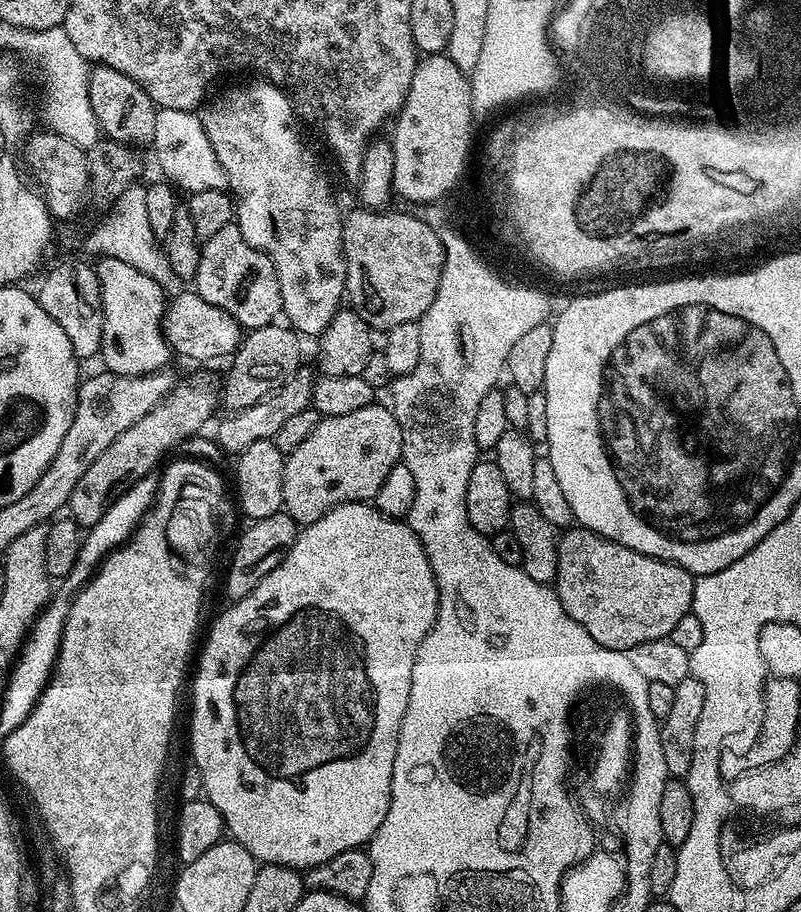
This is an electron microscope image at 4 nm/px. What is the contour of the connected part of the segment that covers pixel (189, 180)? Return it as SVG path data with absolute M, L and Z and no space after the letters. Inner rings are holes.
M159 109L154 122L151 147L156 148L156 160L165 172L163 175L179 189L185 188L185 193L228 188L228 179L218 162L218 154L214 154L214 146L210 146L210 138L206 138L204 124L195 111Z

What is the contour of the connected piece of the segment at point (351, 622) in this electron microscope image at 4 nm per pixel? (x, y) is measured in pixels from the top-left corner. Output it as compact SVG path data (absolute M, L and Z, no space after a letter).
M357 502L357 503L355 503L355 504L340 504L340 505L339 505L339 506L338 506L338 507L336 507L336 508L331 508L331 509L330 509L330 510L329 510L329 511L328 511L328 512L327 512L327 514L326 514L326 515L325 515L325 516L323 516L323 517L322 517L322 518L318 518L318 519L317 519L317 520L316 520L316 521L314 521L314 523L312 523L312 524L306 524L306 525L303 525L303 527L301 527L301 528L300 528L300 529L299 529L299 531L297 531L297 534L296 534L296 540L295 540L295 541L294 541L294 542L293 542L293 543L292 543L292 545L291 545L291 546L290 546L290 550L289 550L289 551L288 551L288 553L287 553L287 554L286 554L286 555L285 555L285 556L284 556L284 557L283 557L283 558L282 558L282 562L281 562L281 563L280 563L280 564L279 564L279 565L278 565L278 566L274 566L274 570L270 570L270 574L266 574L266 578L262 578L262 582L258 582L258 586L254 586L254 590L250 590L250 594L246 594L246 598L242 598L242 599L241 599L241 600L237 600L237 601L235 601L235 602L232 602L232 603L229 603L229 604L228 604L228 605L227 605L227 606L228 606L228 607L229 607L229 608L228 608L228 609L226 609L226 610L225 610L225 612L224 612L224 613L222 613L222 614L221 614L221 616L220 616L220 617L218 617L218 618L217 618L217 620L216 620L216 621L214 621L214 622L213 622L213 624L212 624L212 629L210 629L210 630L209 630L209 632L208 632L208 641L206 641L206 642L205 642L205 644L204 644L204 649L202 649L202 650L201 650L201 652L200 652L200 665L198 665L198 666L197 666L197 668L196 668L196 681L194 681L194 682L193 682L193 684L192 684L192 760L191 760L191 763L192 763L192 764L193 764L193 765L194 765L194 767L195 767L195 768L197 768L197 769L198 769L198 771L200 771L200 773L201 773L201 774L202 774L202 782L203 782L203 783L204 783L204 790L203 790L203 795L204 795L204 796L205 796L205 797L206 797L206 799L208 799L208 801L210 801L210 802L211 802L211 803L212 803L212 804L213 804L213 805L214 805L214 806L215 806L215 808L216 808L216 809L218 809L218 811L219 811L219 812L220 812L220 813L221 813L221 814L222 814L222 818L223 818L223 819L224 819L224 826L225 826L225 829L227 829L227 831L228 831L228 832L229 832L229 833L230 833L230 836L231 836L231 839L233 839L233 840L235 840L235 841L236 841L236 843L237 843L237 844L241 844L241 846L242 846L242 847L244 847L244 848L245 848L245 849L246 849L246 850L250 850L250 854L251 854L251 855L252 855L252 856L253 856L253 858L254 858L254 859L256 859L256 860L257 860L257 862L259 862L259 863L260 863L260 864L261 864L261 865L266 865L266 864L281 864L281 865L282 865L282 866L286 866L286 867L287 867L287 868L294 868L294 869L297 869L297 870L307 870L307 869L310 869L310 868L313 868L313 867L314 867L314 866L318 866L318 865L319 865L319 864L321 864L321 863L322 863L322 862L326 862L326 861L327 861L327 860L329 860L329 859L330 859L330 858L334 858L334 854L342 854L342 853L343 853L343 852L345 852L345 851L346 851L346 850L350 850L350 849L351 849L351 848L358 848L358 847L361 847L361 846L364 846L364 845L367 845L367 843L368 843L368 841L369 841L369 840L371 840L371 839L372 839L372 835L374 835L374 833L376 833L376 832L377 832L377 831L378 831L378 830L379 830L379 829L380 829L380 827L381 827L381 826L382 826L382 822L383 822L383 821L384 821L384 819L385 819L385 818L386 818L386 814L387 814L387 813L388 813L388 807L389 807L389 806L390 806L390 798L391 798L391 797L392 797L392 775L393 775L393 774L394 774L394 754L395 754L395 753L396 753L396 747L397 747L397 746L398 746L398 734L399 734L399 733L400 733L400 727L401 727L401 726L402 726L402 718L403 718L403 717L404 717L404 715L405 715L405 714L406 714L406 702L410 702L410 682L411 682L411 681L412 681L412 671L413 671L413 670L414 670L414 658L415 658L415 657L416 657L416 655L417 655L417 654L418 654L418 646L422 646L422 638L426 638L426 634L427 634L427 633L428 633L428 631L429 631L429 630L430 630L430 629L431 629L431 628L432 628L432 626L433 626L433 624L435 624L435 623L436 623L436 608L437 608L437 607L438 607L438 590L437 590L437 589L436 589L436 579L435 579L435 578L434 578L434 576L433 576L433 574L432 574L432 571L431 571L431 570L430 570L430 562L429 562L429 561L428 561L428 559L427 559L427 558L426 558L426 550L425 550L425 549L424 549L424 547L423 547L423 546L422 546L422 542L421 542L421 541L420 541L420 539L419 539L419 538L417 538L417 536L416 536L416 532L415 532L415 530L413 530L413 529L412 529L412 528L411 528L411 526L410 526L410 525L409 525L409 524L407 524L407 522L405 522L405 521L404 521L404 520L403 520L403 519L400 519L400 518L393 518L393 517L391 517L391 516L383 516L383 515L382 515L382 513L380 513L380 511L378 511L378 510L377 510L377 508L376 508L376 507L375 507L375 506L373 506L373 505L372 505L372 504L371 504L371 503L368 503L368 502Z

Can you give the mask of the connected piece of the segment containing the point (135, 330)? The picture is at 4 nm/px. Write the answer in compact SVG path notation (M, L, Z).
M99 257L94 267L102 294L102 346L99 359L104 360L103 367L109 372L123 376L150 376L154 372L167 369L170 349L164 336L166 289L158 282L154 282L154 278L142 274L142 270L134 270L134 266L118 258Z

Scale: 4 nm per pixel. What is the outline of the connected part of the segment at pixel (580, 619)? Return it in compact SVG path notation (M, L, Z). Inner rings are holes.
M579 526L561 531L556 549L556 596L566 614L570 614L598 646L627 652L642 642L665 639L676 623L692 611L696 580L682 566L638 554L638 550L630 550Z

